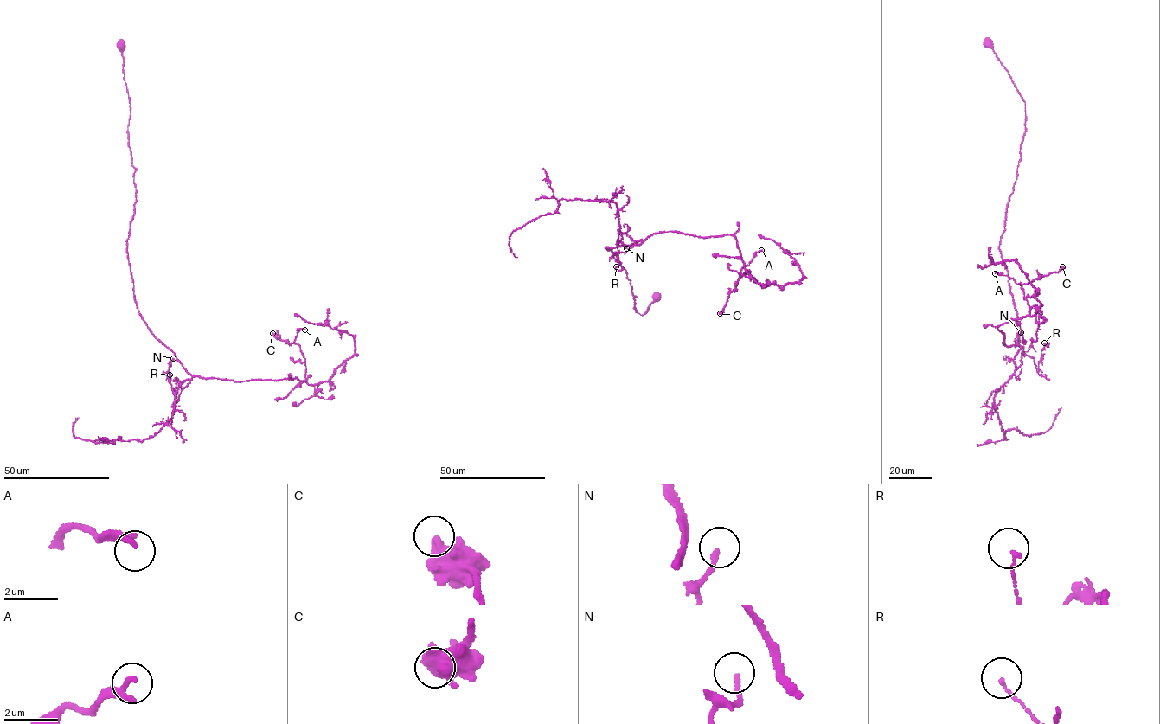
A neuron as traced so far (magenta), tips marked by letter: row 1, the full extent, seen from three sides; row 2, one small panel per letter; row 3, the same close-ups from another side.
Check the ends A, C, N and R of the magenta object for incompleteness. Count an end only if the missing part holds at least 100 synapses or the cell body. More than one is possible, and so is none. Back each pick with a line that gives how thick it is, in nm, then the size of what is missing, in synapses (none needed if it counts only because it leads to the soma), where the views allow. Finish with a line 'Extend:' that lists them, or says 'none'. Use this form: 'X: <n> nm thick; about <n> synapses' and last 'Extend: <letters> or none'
Extend: none

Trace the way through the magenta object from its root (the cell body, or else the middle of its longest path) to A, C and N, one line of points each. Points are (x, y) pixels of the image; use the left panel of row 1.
A: (122, 45), (136, 169), (127, 251), (150, 331), (192, 375), (304, 381), (294, 342), (304, 329)
C: (122, 45), (136, 169), (126, 242), (139, 315), (192, 375), (304, 381), (300, 347), (272, 333)
N: (122, 45), (136, 169), (128, 261), (140, 316), (193, 376), (175, 394), (168, 374), (173, 358)

